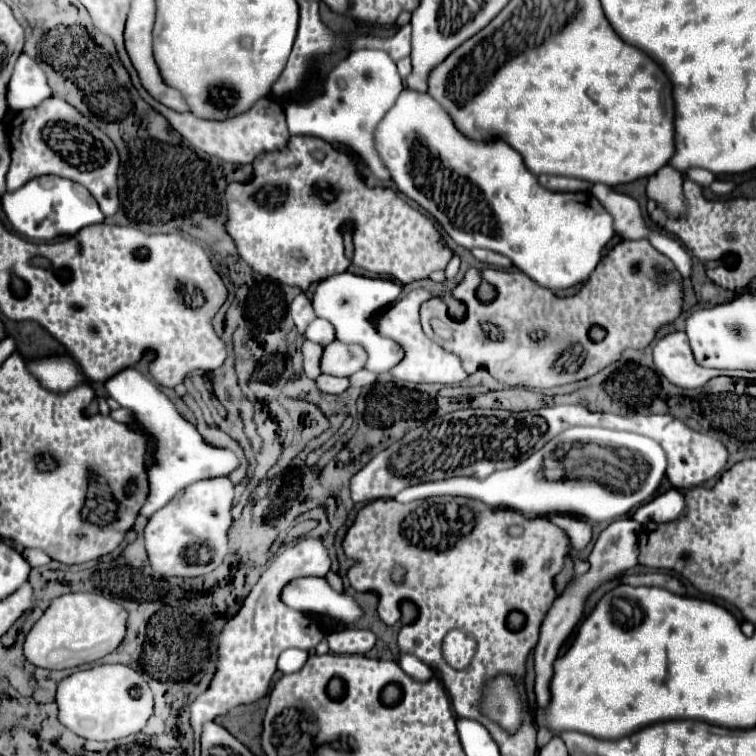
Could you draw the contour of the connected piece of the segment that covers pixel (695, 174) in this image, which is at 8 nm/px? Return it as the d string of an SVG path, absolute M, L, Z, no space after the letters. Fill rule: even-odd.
M690 168L690 170L686 170L686 178L694 180L700 186L710 186L714 180L714 174L708 170L702 170L702 168Z

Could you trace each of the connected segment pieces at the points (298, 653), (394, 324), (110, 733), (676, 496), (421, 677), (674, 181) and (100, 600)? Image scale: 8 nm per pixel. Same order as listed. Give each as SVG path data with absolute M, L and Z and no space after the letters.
M290 648L286 652L282 652L282 656L278 658L278 670L282 674L292 674L298 672L304 662L308 660L308 652L306 650L298 650L298 648Z
M416 289L410 292L406 298L402 298L400 302L396 302L394 306L390 306L380 318L378 318L378 334L392 338L394 342L402 344L404 350L404 358L402 362L398 362L398 366L390 368L390 374L398 380L404 382L438 382L438 384L460 384L468 374L464 372L460 360L442 350L438 344L434 344L430 338L426 338L426 334L422 332L420 326L420 304L431 299L433 295L424 289Z
M100 664L64 678L56 690L58 720L88 740L116 740L136 734L152 714L152 692L144 678L124 664Z
M676 488L672 490L666 490L662 494L658 494L656 498L652 498L650 502L642 504L636 512L634 512L634 518L638 522L648 522L648 520L654 520L654 522L670 522L674 518L678 518L684 510L684 498L682 498L682 492L678 492Z
M402 654L400 656L400 668L408 676L412 676L414 680L418 680L418 682L426 682L426 680L434 678L434 670L428 664L424 664L422 660L418 660L418 658L410 656L410 654Z
M664 166L654 176L648 178L646 192L648 192L648 198L656 200L670 214L678 216L684 212L682 184L684 184L684 176L672 166Z
M70 592L52 600L42 618L24 640L24 656L30 664L48 670L76 668L110 654L126 634L126 610L116 602L88 592Z

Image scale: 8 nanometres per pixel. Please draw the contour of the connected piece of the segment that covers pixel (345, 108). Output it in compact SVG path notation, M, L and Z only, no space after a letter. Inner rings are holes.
M374 48L356 50L328 72L324 80L324 92L320 96L316 96L308 104L286 106L284 112L288 130L296 136L318 136L328 144L350 148L370 168L376 180L388 182L390 176L374 150L372 132L382 116L392 108L402 88L404 86L396 72L396 64L388 56L388 52Z

